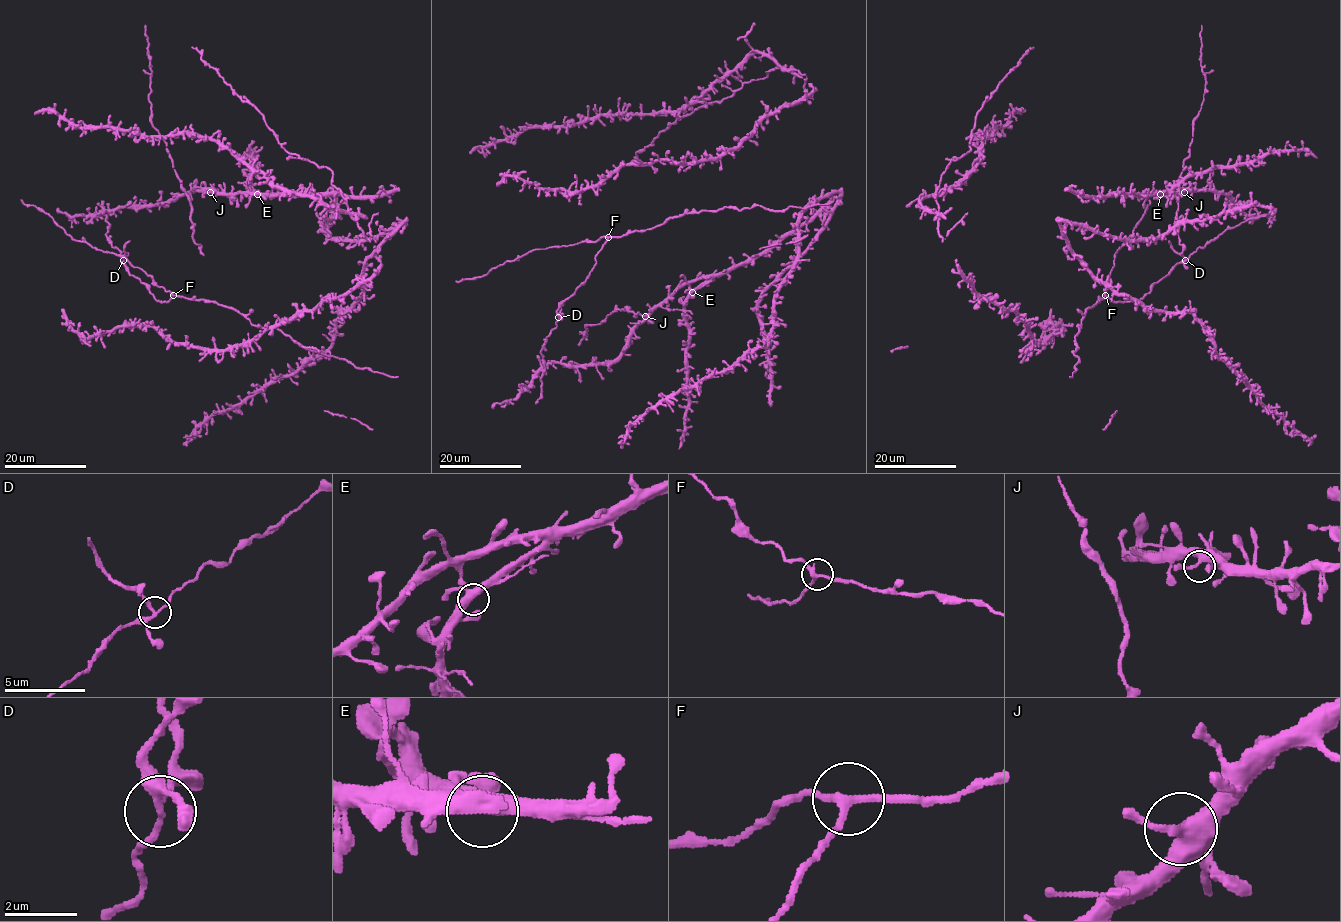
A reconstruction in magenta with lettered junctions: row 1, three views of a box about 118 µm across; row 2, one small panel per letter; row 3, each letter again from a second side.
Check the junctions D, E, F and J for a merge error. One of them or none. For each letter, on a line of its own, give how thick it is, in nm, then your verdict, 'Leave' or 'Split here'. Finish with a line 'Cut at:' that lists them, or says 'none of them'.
D: Thickness 200 nm. Split here
E: Thickness 400 nm. Leave
F: Thickness 220 nm. Leave
J: Thickness 320 nm. Leave
Cut at: D

